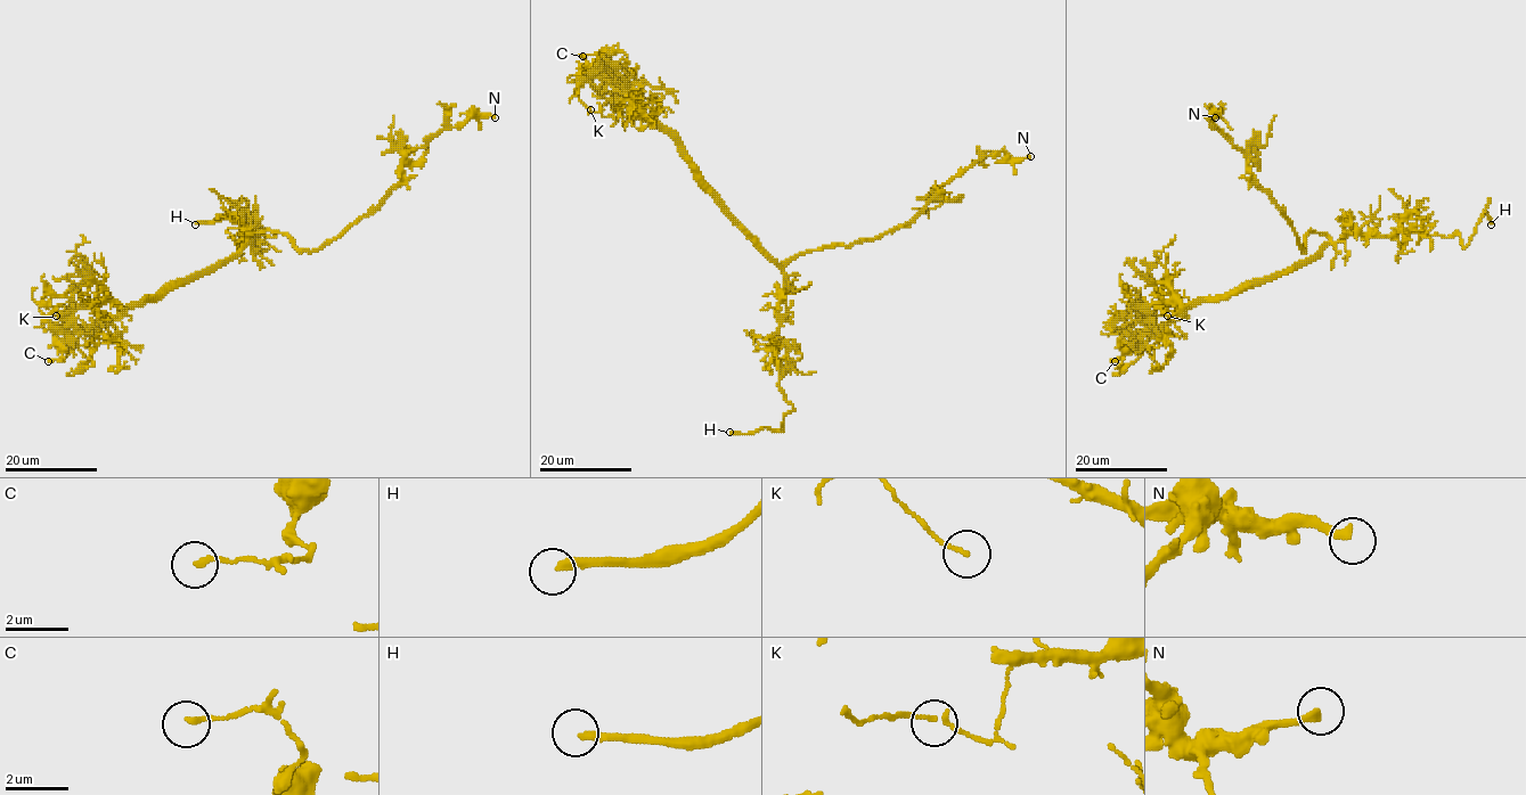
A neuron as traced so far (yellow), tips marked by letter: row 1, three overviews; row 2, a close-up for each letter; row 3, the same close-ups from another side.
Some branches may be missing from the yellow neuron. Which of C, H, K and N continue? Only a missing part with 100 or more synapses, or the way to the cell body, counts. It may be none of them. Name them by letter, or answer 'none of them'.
H

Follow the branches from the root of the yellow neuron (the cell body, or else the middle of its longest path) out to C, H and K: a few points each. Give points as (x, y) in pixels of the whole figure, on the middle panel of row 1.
C: (784, 267), (782, 270), (732, 216), (683, 148), (620, 90), (596, 73), (600, 59), (594, 54), (582, 56)
H: (784, 267), (775, 355), (780, 391), (793, 409), (784, 416), (783, 429), (761, 427), (753, 433), (729, 432)
K: (784, 267), (782, 270), (732, 216), (668, 133), (634, 111), (606, 101), (584, 79), (577, 97), (590, 109)

